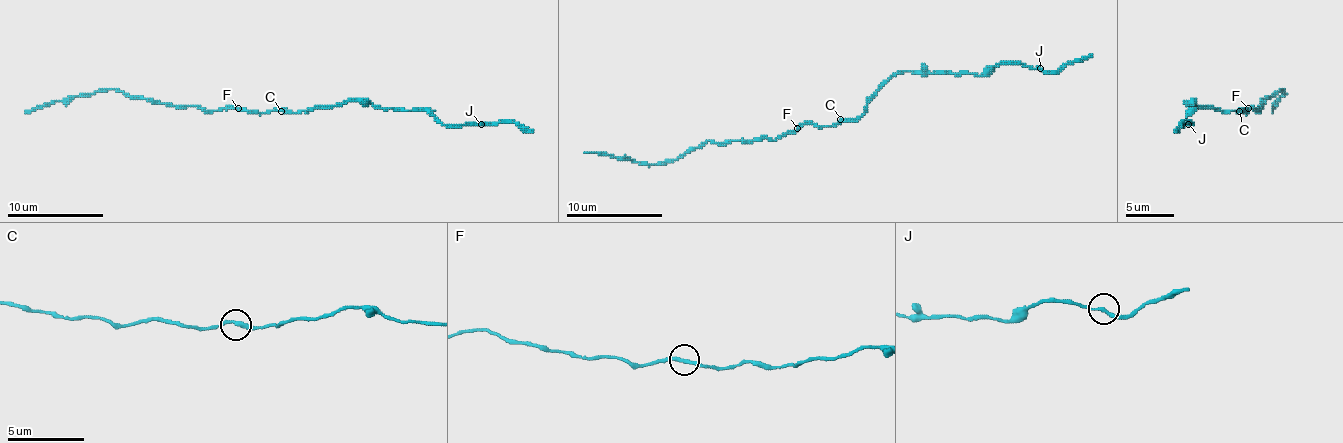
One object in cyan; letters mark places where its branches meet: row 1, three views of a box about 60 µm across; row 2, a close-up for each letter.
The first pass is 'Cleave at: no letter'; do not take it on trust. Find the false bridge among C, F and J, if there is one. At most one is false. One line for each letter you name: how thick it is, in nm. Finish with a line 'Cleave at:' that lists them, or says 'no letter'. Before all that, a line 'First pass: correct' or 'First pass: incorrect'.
First pass: correct
Cleave at: no letter

